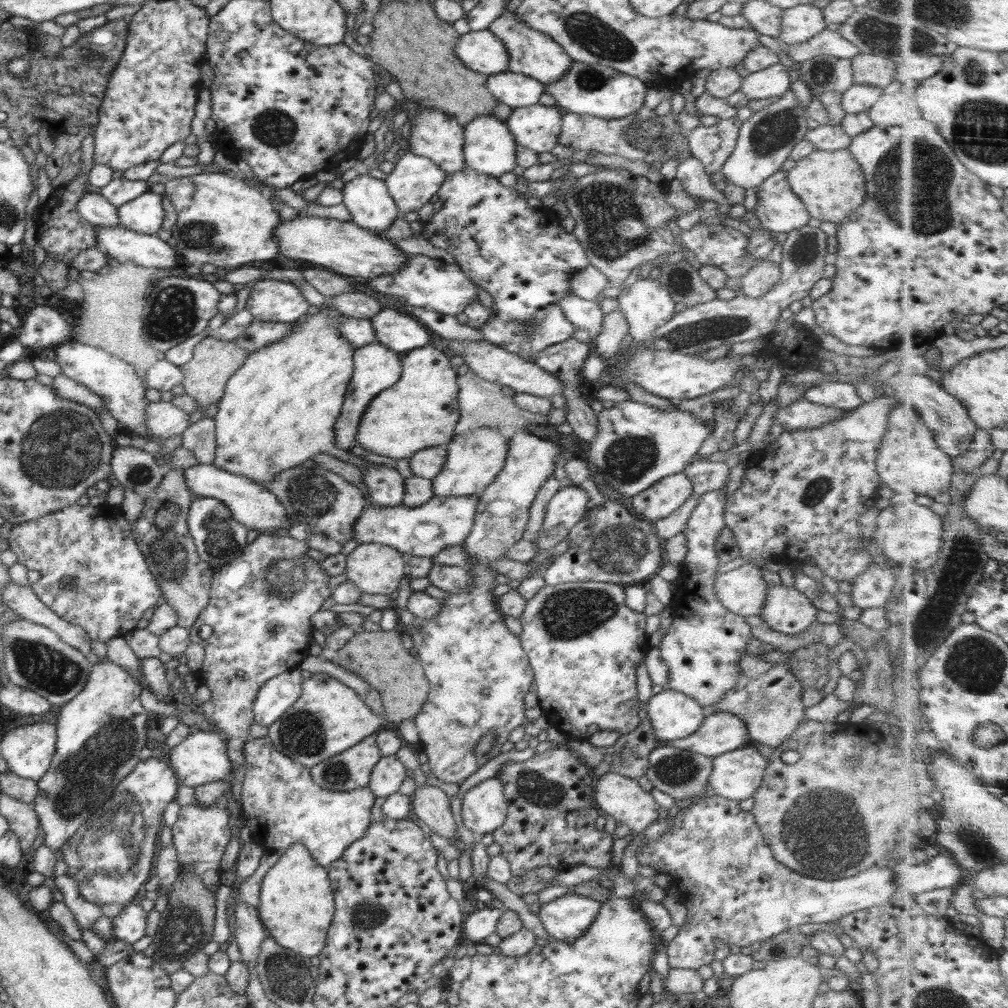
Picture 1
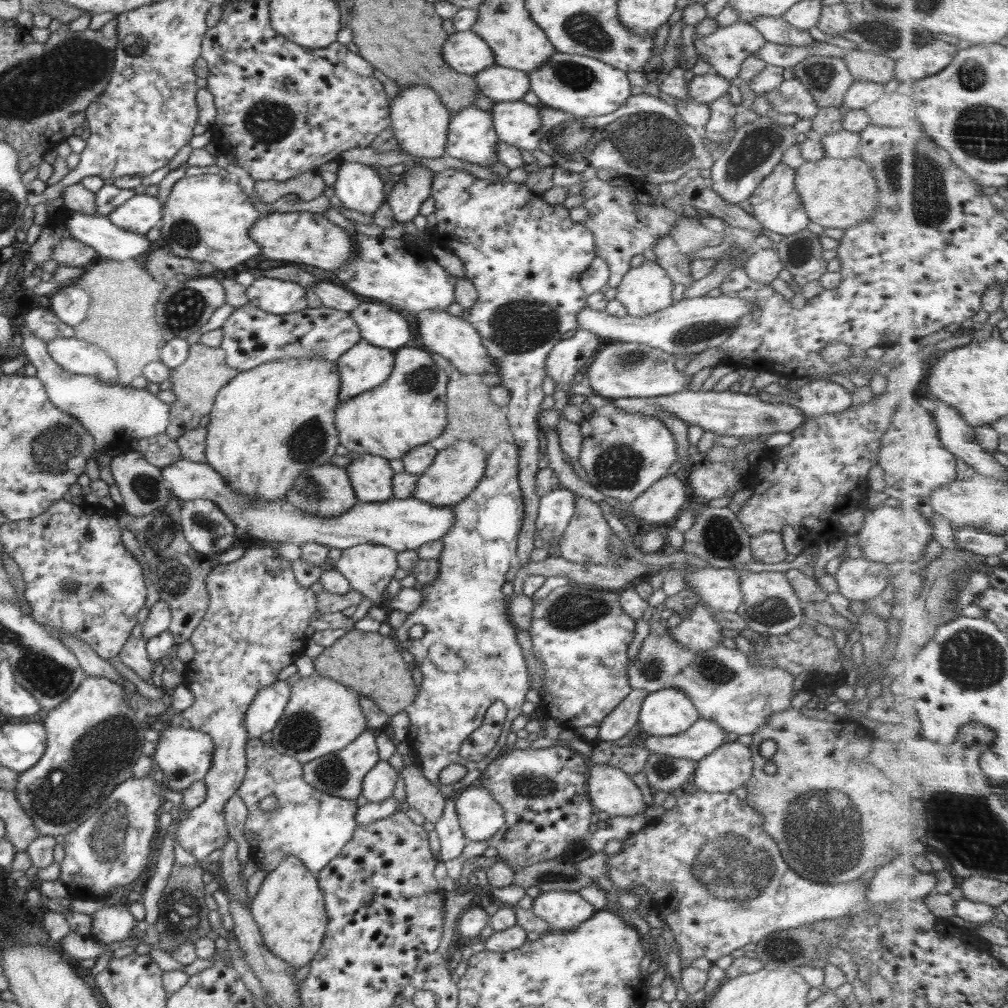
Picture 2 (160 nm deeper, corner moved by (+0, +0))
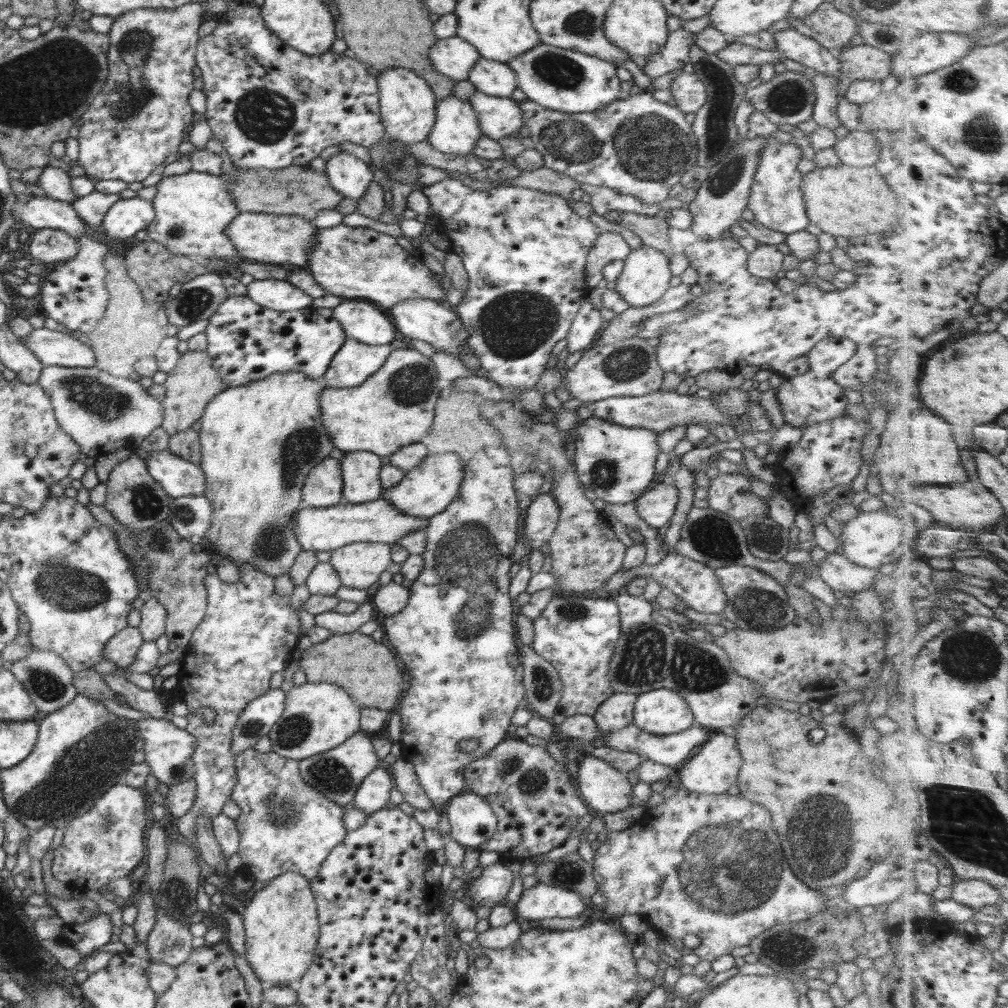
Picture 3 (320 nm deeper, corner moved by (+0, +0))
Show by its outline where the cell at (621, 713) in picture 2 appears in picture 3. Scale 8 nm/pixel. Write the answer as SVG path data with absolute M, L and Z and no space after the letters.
M614 693L600 704L592 717L604 732L620 730L633 722L637 698L636 694Z

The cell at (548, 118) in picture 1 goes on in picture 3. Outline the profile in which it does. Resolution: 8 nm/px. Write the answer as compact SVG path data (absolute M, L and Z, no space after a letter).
M475 91L470 96L480 129L487 137L498 140L504 136L518 136L525 132L519 103L511 98L488 96Z

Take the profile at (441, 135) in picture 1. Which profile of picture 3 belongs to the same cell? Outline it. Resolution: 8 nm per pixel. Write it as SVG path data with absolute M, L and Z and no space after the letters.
M388 67L377 76L379 111L387 136L404 145L413 145L427 140L432 126L436 124L437 98L428 83L404 67Z

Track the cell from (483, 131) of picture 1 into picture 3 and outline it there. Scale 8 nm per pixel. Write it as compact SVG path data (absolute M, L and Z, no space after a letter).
M450 95L437 98L436 124L427 141L446 154L469 155L477 140L484 135L478 117L469 101Z

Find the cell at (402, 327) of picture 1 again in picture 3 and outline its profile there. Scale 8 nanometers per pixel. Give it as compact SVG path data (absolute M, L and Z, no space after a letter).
M342 300L338 306L333 308L333 317L344 328L346 337L368 345L390 344L396 337L396 326L385 310L372 305L366 300Z

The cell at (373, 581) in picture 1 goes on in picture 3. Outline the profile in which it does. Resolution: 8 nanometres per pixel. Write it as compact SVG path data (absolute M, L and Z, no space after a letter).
M353 542L331 552L329 563L337 570L341 585L372 593L378 586L380 574L391 562L389 544Z

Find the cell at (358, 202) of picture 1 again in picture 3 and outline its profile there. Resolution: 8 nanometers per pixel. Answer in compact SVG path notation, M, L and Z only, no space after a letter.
M340 151L331 156L325 163L325 175L330 186L335 188L346 198L359 200L368 185L377 178L377 174L370 171L370 167L348 151Z

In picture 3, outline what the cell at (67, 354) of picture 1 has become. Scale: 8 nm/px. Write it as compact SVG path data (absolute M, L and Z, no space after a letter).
M46 327L32 330L30 336L21 342L43 366L94 368L98 362L90 346Z

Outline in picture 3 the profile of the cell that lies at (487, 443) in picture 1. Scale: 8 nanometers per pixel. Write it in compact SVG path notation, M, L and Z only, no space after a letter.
M453 452L428 455L416 468L406 472L406 476L392 488L383 490L381 498L389 500L400 512L416 518L430 518L441 513L452 502L460 490L464 463Z

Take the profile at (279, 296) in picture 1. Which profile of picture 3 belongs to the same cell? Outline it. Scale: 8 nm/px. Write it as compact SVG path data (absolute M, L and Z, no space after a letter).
M254 279L247 285L247 297L267 309L286 312L310 307L313 298L286 280Z

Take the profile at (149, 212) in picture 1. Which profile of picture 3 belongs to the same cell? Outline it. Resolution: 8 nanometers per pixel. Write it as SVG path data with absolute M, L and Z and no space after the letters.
M133 197L113 202L103 216L101 228L114 238L130 238L144 230L155 217L154 207L148 200Z

